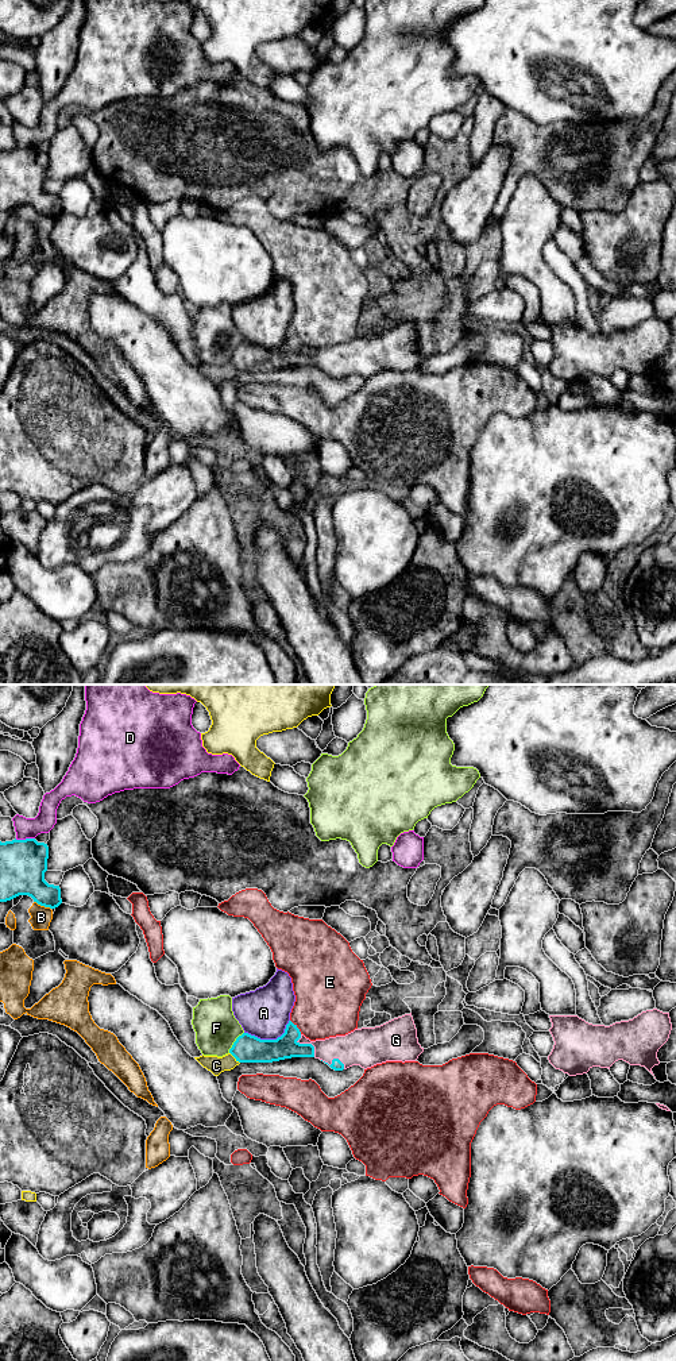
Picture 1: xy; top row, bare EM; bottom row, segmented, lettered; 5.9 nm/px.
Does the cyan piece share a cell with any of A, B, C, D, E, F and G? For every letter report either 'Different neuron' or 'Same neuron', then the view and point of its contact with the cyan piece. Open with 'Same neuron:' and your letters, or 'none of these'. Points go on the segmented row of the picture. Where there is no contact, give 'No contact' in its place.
Same neuron: G
A: Different neuron. Touches cyan at xy (270, 1040)
B: Different neuron. Touches cyan at xy (42, 905)
C: Different neuron. Touches cyan at xy (234, 1056)
D: Different neuron. Touches cyan at xy (26, 839)
E: Different neuron. Touches cyan at xy (296, 1026)
F: Different neuron. Touches cyan at xy (234, 1043)
G: Same neuron. Touches cyan at xy (308, 1044)

